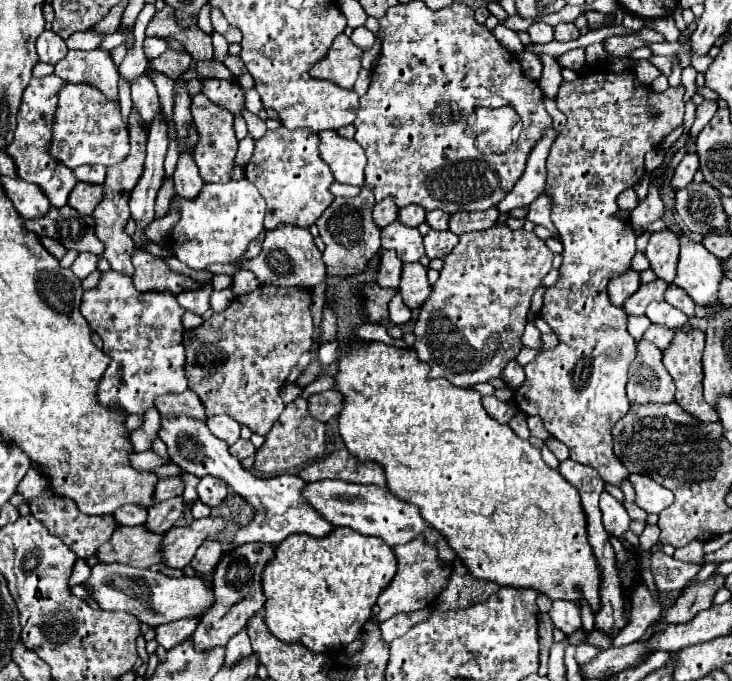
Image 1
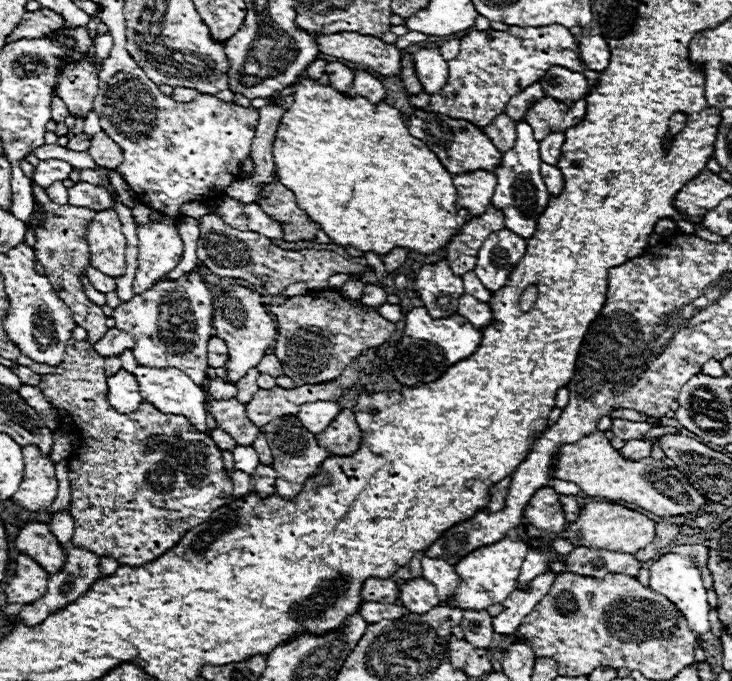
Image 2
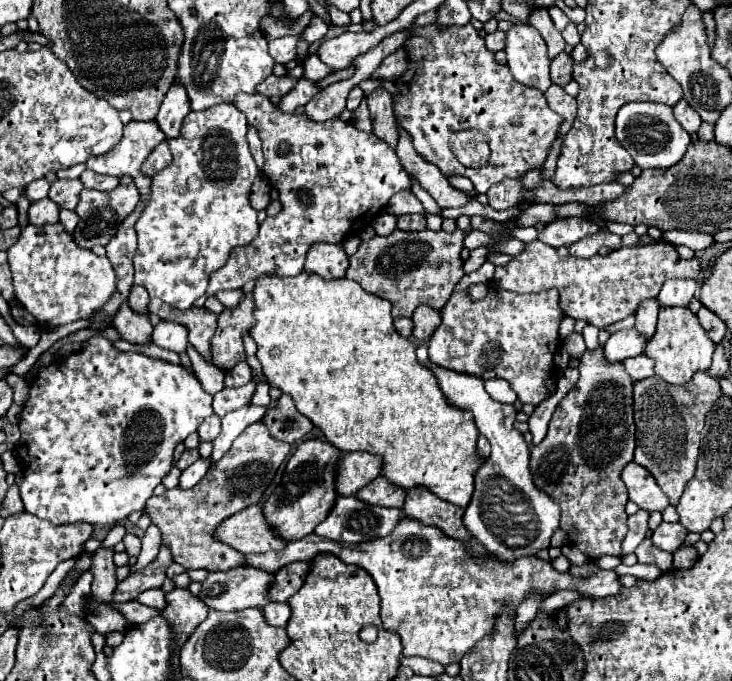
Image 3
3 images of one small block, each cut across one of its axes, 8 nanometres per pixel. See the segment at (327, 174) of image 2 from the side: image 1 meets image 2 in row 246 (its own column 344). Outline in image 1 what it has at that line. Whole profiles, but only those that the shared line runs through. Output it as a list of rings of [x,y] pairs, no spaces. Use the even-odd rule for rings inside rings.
[[[352,342],[354,350],[340,354],[340,372],[334,376],[336,390],[344,394],[344,408],[338,416],[338,428],[344,438],[346,448],[358,458],[358,460],[374,460],[382,464],[388,480],[388,488],[394,490],[400,500],[414,502],[420,508],[420,514],[426,522],[430,522],[436,530],[440,530],[450,546],[456,550],[462,564],[470,570],[470,574],[478,580],[496,582],[498,586],[510,586],[510,588],[530,588],[538,594],[548,596],[550,600],[570,600],[580,606],[582,600],[586,600],[594,614],[598,614],[600,598],[598,598],[598,586],[602,584],[602,576],[598,570],[598,562],[594,562],[594,552],[588,542],[586,534],[586,512],[582,510],[578,490],[566,482],[558,470],[550,468],[540,454],[540,448],[534,448],[528,440],[520,440],[508,424],[498,424],[494,418],[490,418],[480,402],[480,394],[476,390],[462,390],[454,384],[450,384],[446,378],[430,378],[430,366],[418,360],[414,350],[398,350],[394,346],[382,344],[382,342]]]

